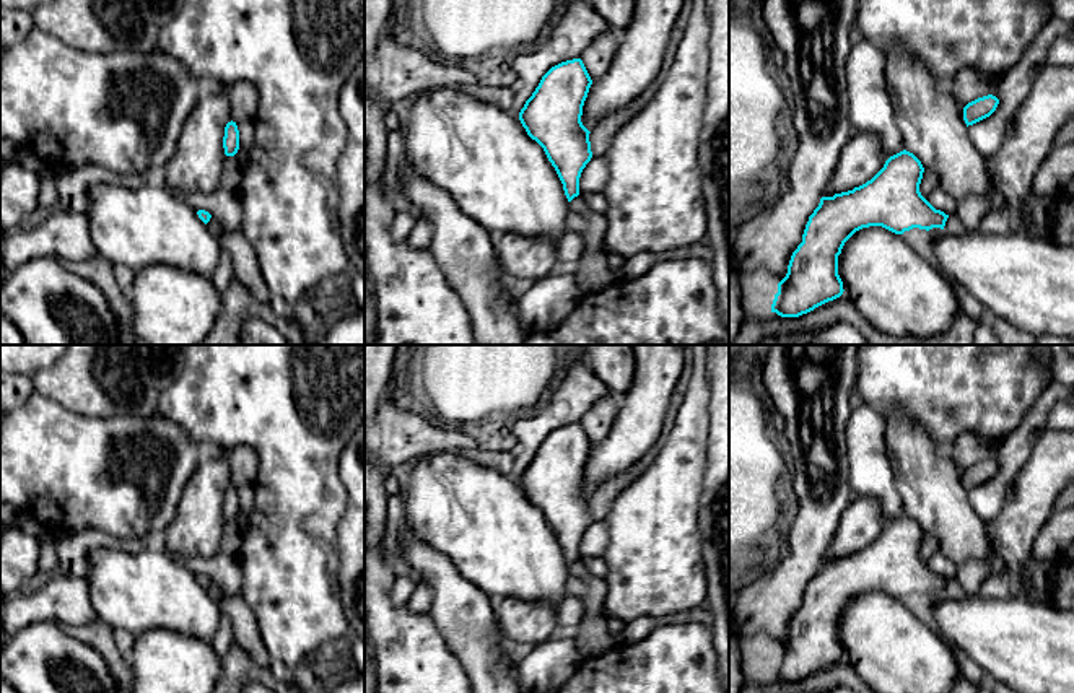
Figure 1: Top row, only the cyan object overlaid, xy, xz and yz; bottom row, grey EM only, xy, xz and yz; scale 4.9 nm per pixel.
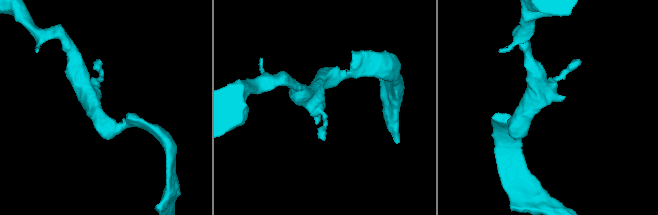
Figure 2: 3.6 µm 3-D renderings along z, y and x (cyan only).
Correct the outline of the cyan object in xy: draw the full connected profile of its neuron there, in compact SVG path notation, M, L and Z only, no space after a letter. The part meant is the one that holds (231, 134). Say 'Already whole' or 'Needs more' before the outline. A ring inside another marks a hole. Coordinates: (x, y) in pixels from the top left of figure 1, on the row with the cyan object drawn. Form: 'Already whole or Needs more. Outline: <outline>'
Already whole. Outline: M233 120L225 127L223 148L226 156L234 156L239 150L239 130Z

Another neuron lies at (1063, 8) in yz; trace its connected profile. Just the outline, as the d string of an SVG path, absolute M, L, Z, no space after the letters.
M1053 0L1053 16L1074 23L1074 0Z

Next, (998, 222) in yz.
M998 198L996 208L980 223L980 228L989 234L1004 234L1011 229L1015 215L1004 198Z

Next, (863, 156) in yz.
M853 132L822 197L833 197L866 184L885 161L887 156L875 135Z

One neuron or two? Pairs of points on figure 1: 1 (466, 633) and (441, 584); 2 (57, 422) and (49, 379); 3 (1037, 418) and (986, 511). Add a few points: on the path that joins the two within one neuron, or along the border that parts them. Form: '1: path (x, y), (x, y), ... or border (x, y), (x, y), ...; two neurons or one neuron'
1: path (466, 622), (453, 596); one neuron
2: border (34, 389), (78, 414), (90, 415); two neurons
3: path (1021, 441), (1011, 456), (1006, 474), (995, 488); one neuron

